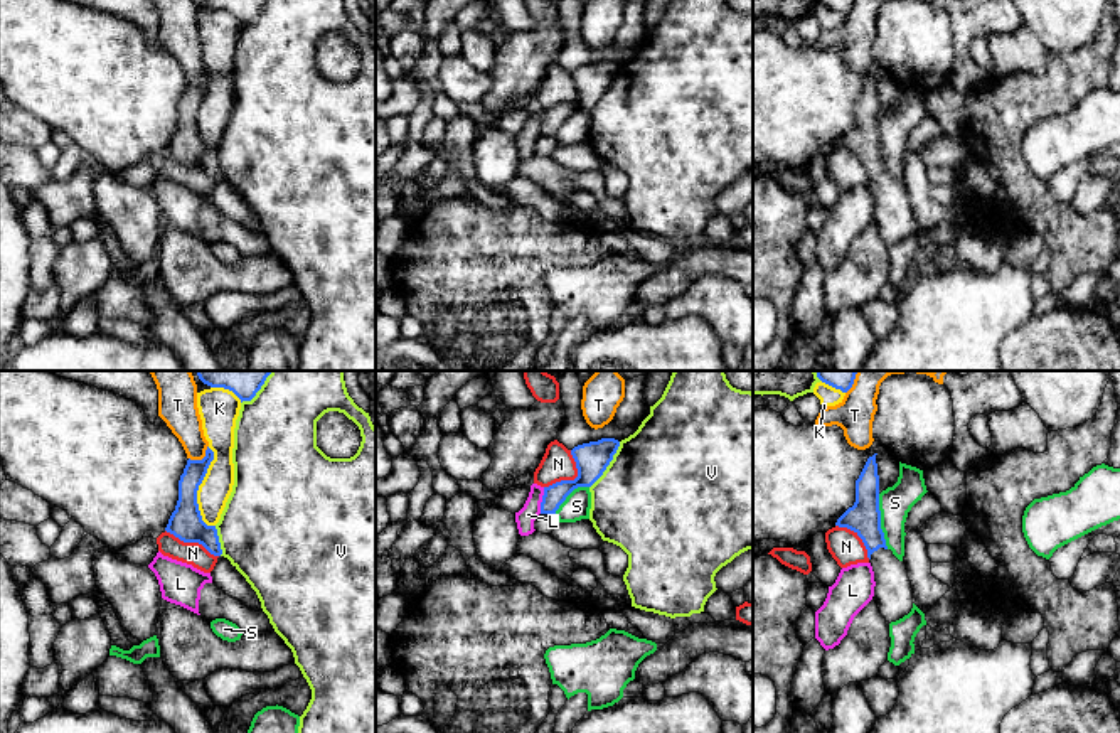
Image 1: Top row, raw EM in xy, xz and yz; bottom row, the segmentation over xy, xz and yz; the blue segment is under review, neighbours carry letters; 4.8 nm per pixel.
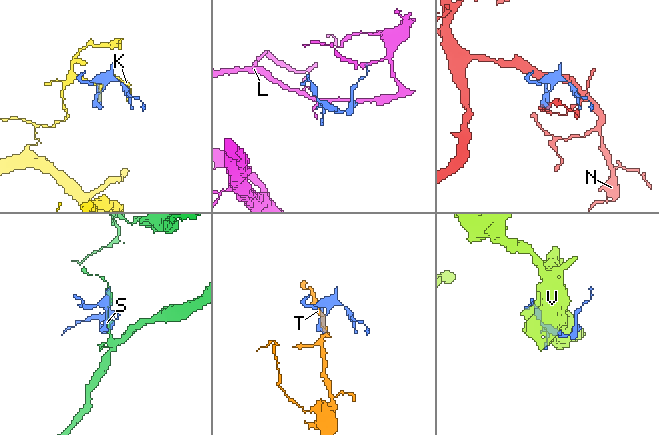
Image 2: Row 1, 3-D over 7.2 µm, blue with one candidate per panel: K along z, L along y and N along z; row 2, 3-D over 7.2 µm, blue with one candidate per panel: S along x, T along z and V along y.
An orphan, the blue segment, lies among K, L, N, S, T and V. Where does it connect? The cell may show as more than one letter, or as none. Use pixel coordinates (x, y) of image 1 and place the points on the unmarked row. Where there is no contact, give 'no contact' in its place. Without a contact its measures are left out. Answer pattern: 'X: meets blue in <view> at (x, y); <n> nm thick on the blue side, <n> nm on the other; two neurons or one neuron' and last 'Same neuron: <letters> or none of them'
K: meets blue in xy at (197, 112); 160 nm thick on the blue side, 150 nm on the other; two neurons
L: meets blue in xz at (543, 123); 100 nm thick on the blue side, 90 nm on the other; two neurons
N: meets blue in xz at (575, 101); 160 nm thick on the blue side, 160 nm on the other; two neurons
S: meets blue in yz at (880, 144); 160 nm thick on the blue side, 160 nm on the other; two neurons
T: meets blue in xy at (202, 81); 110 nm thick on the blue side, 170 nm on the other; two neurons
V: meets blue in xz at (608, 86); 160 nm thick on the blue side, 500 nm on the other; two neurons
Same neuron: none of them

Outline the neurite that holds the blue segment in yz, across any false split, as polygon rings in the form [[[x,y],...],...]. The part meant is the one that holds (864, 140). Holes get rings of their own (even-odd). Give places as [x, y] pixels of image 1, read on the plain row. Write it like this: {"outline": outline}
{"outline": [[[876,78],[867,81],[856,103],[856,125],[835,145],[839,150],[854,153],[867,172],[874,194],[874,219],[886,244],[896,244],[913,231],[913,211],[904,184],[899,184],[886,169],[881,152],[879,98]]]}

